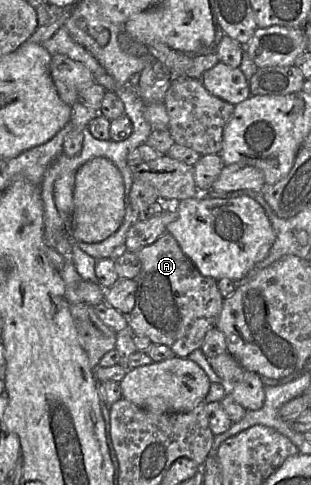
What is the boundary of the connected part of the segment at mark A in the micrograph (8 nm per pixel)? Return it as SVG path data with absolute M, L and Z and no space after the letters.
M168 232L134 254L141 262L141 269L133 279L136 282L135 306L126 315L128 326L135 336L147 337L153 344L166 345L175 357L186 358L191 352L201 348L206 333L216 327L224 301L217 281L203 276L183 253L177 240Z

